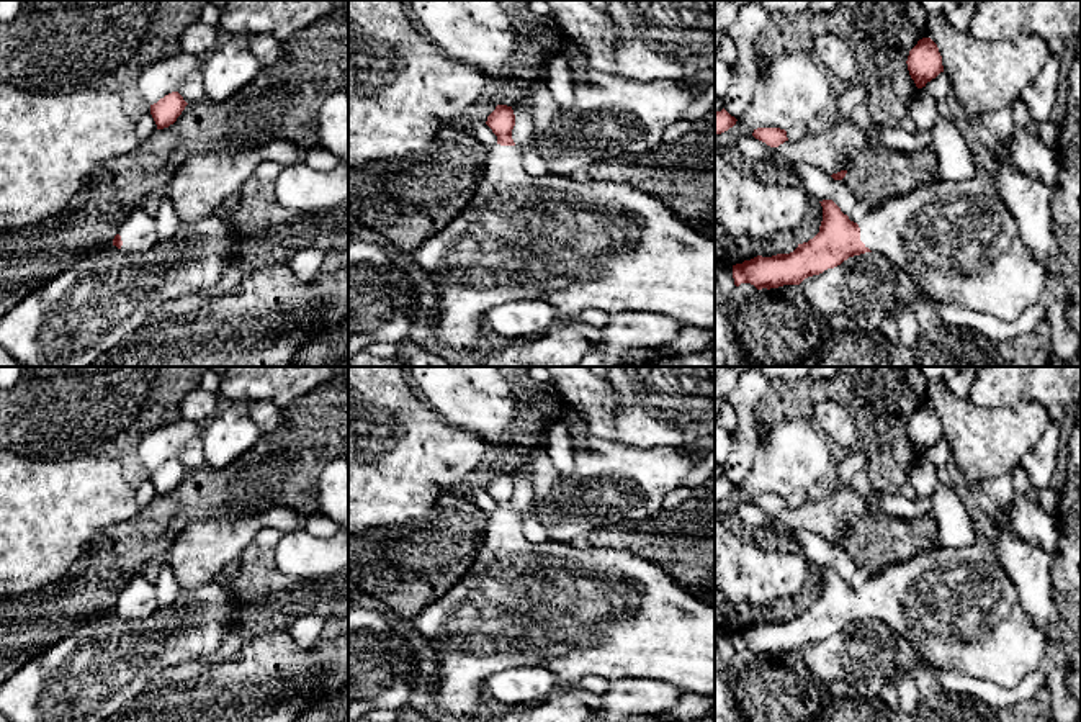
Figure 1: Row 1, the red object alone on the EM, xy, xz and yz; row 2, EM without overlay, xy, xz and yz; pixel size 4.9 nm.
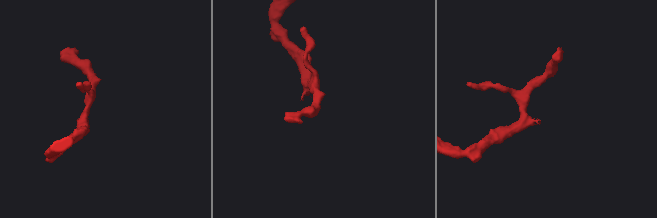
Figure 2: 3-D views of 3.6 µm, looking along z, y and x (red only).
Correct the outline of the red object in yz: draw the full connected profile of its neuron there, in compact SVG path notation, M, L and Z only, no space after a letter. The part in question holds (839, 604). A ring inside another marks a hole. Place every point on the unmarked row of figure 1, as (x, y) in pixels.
M978 539L963 548L932 548L908 562L895 563L872 575L857 589L832 566L819 568L819 599L798 611L790 620L757 622L733 632L734 652L751 650L757 657L800 652L844 627L865 619L878 619L904 637L916 652L935 666L1014 689L1030 673L1052 660L1052 643L1027 617L1017 589L999 563L991 540Z

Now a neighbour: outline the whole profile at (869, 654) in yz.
M873 617L805 645L800 657L823 684L846 681L854 694L863 697L880 697L883 686L896 684L903 673L914 676L921 699L945 693L931 670L919 663L916 648Z

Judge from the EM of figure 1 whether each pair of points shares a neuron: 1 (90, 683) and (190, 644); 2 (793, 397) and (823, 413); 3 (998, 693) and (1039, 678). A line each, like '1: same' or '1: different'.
1: same
2: different
3: same

